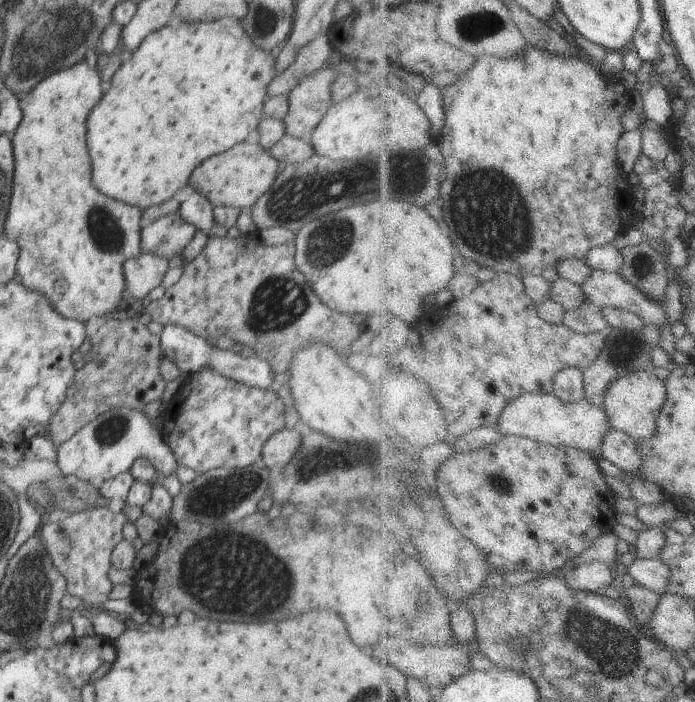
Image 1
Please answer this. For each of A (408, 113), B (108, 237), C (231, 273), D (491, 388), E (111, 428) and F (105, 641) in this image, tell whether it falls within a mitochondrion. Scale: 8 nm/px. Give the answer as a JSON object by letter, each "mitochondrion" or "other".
{"A":"other","B":"mitochondrion","C":"other","D":"other","E":"mitochondrion","F":"other"}

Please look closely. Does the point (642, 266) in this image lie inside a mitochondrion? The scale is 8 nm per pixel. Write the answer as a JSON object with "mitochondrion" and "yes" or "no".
{"mitochondrion":"yes"}

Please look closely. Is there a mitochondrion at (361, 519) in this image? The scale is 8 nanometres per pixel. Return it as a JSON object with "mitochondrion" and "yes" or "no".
{"mitochondrion":"no"}

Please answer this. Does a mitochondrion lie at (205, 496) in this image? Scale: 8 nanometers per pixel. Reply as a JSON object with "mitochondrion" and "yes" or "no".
{"mitochondrion":"yes"}

